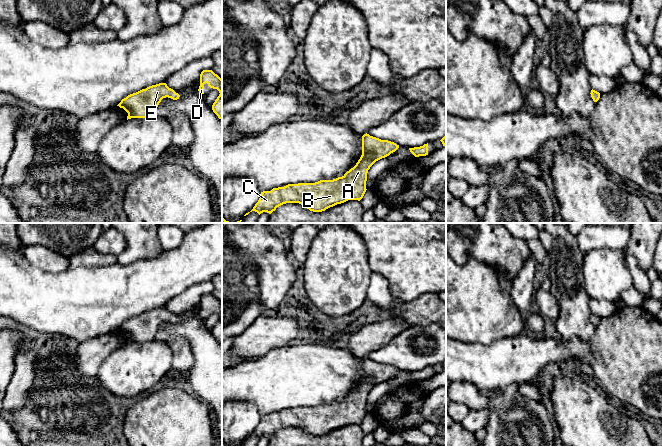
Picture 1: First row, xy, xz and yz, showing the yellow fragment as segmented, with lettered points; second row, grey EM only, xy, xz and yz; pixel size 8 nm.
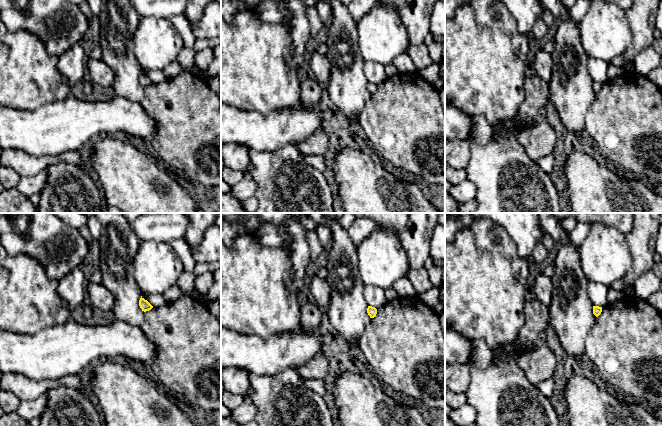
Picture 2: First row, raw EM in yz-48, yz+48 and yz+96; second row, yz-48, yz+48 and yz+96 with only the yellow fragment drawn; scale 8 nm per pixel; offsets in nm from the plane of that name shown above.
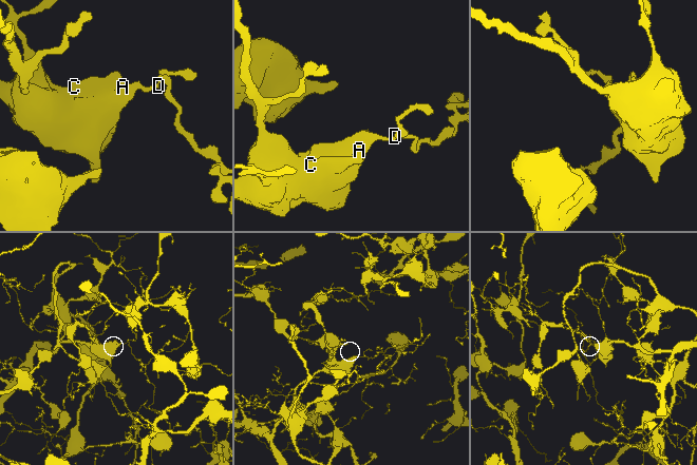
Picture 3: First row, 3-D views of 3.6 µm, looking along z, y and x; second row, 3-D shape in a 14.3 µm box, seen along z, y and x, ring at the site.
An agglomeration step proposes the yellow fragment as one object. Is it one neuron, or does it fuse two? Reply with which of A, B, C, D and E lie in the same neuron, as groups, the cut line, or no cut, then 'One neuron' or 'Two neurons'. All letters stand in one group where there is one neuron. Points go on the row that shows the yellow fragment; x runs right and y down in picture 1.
Groups: A B C D E. No split. One neuron

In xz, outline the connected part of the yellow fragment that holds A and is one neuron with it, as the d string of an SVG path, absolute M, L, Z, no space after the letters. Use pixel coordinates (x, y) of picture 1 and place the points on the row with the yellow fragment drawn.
M364 134L362 136L362 155L356 165L342 177L333 180L320 180L315 183L288 184L284 187L273 188L271 191L261 192L258 202L253 209L259 215L263 212L271 214L277 207L286 203L299 203L313 212L322 212L337 204L348 200L360 201L366 192L367 173L370 167L378 160L389 156L399 148L394 142Z

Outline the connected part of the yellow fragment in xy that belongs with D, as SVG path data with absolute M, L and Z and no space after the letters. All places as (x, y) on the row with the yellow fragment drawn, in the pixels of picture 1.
M203 70L200 74L200 86L198 89L200 94L204 94L205 83L210 88L217 89L220 93L212 105L212 110L222 120L222 79L212 70Z

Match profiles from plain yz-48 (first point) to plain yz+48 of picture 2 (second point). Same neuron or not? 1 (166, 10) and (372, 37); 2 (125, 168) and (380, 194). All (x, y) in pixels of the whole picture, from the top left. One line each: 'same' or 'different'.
1: different
2: same

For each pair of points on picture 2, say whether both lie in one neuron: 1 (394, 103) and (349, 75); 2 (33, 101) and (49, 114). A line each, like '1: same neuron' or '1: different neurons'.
1: different neurons
2: different neurons

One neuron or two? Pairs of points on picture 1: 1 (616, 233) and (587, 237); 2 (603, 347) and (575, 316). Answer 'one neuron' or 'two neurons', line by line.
1: one neuron
2: two neurons

